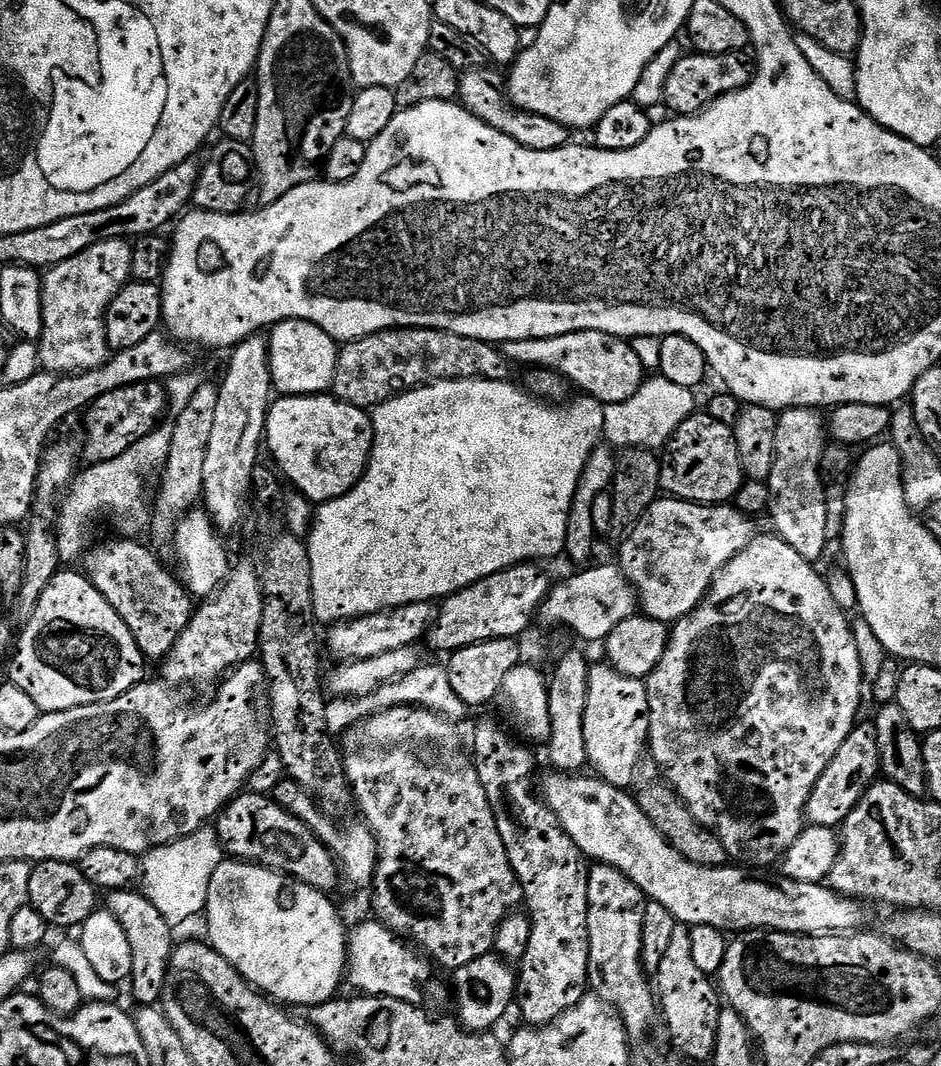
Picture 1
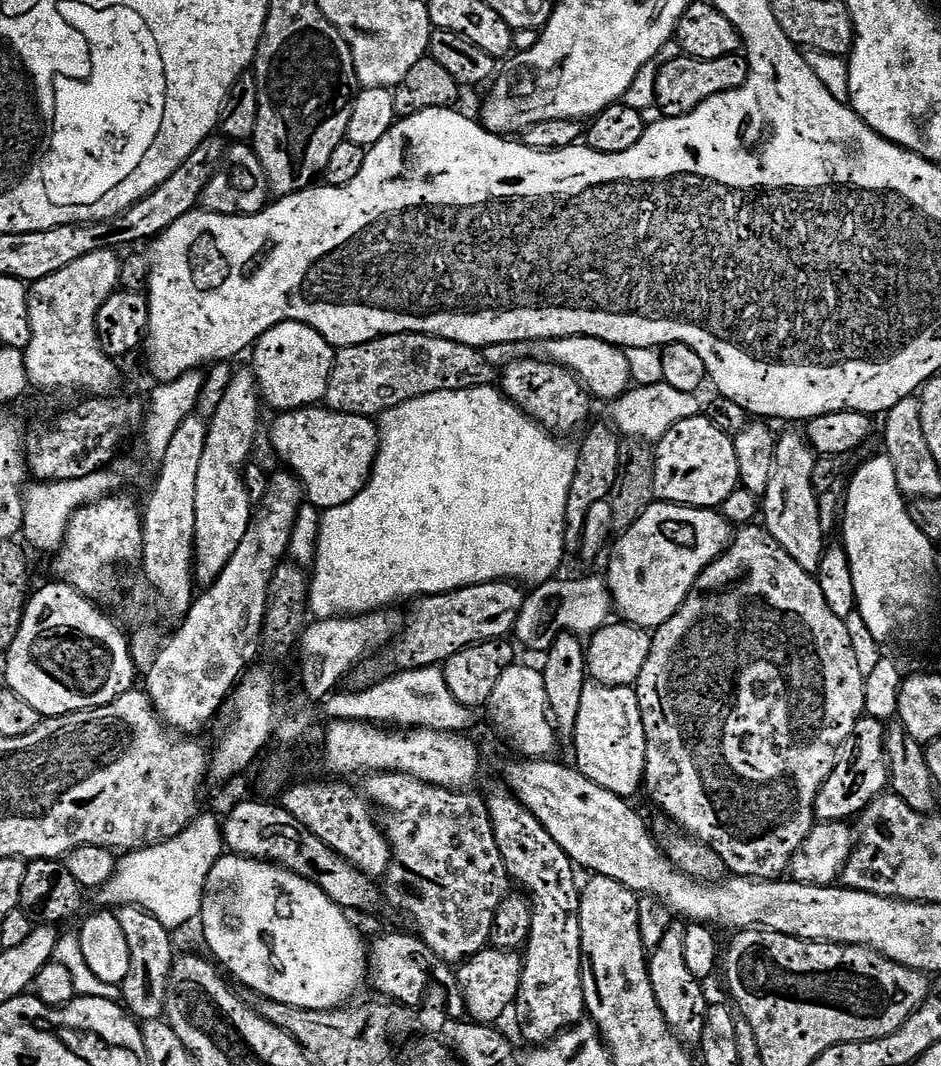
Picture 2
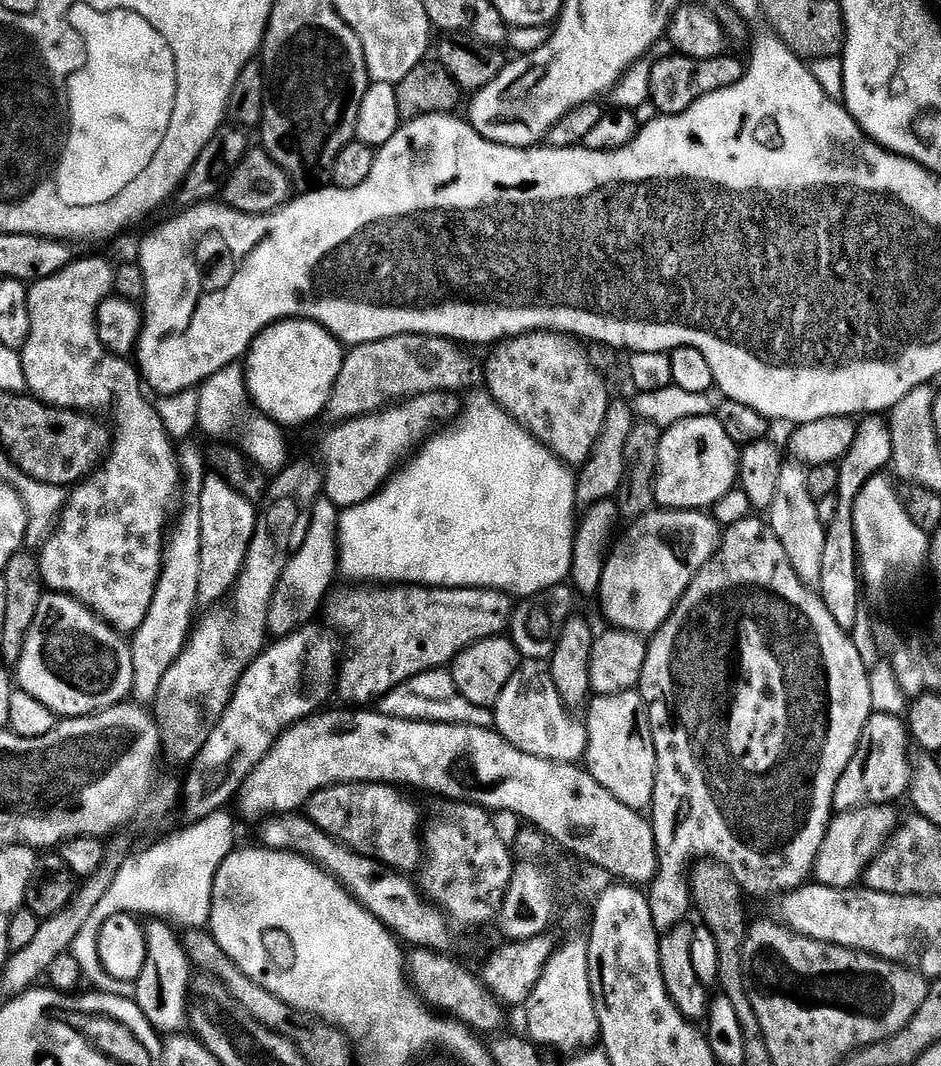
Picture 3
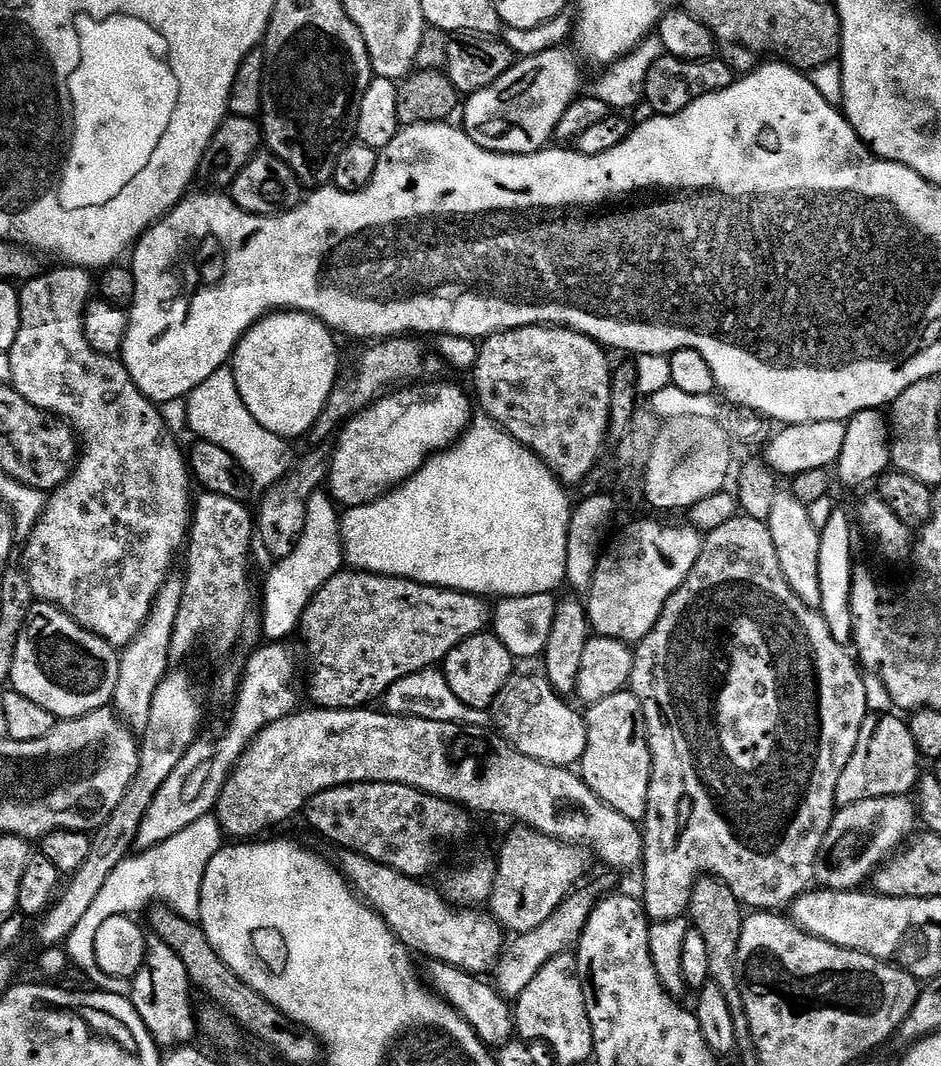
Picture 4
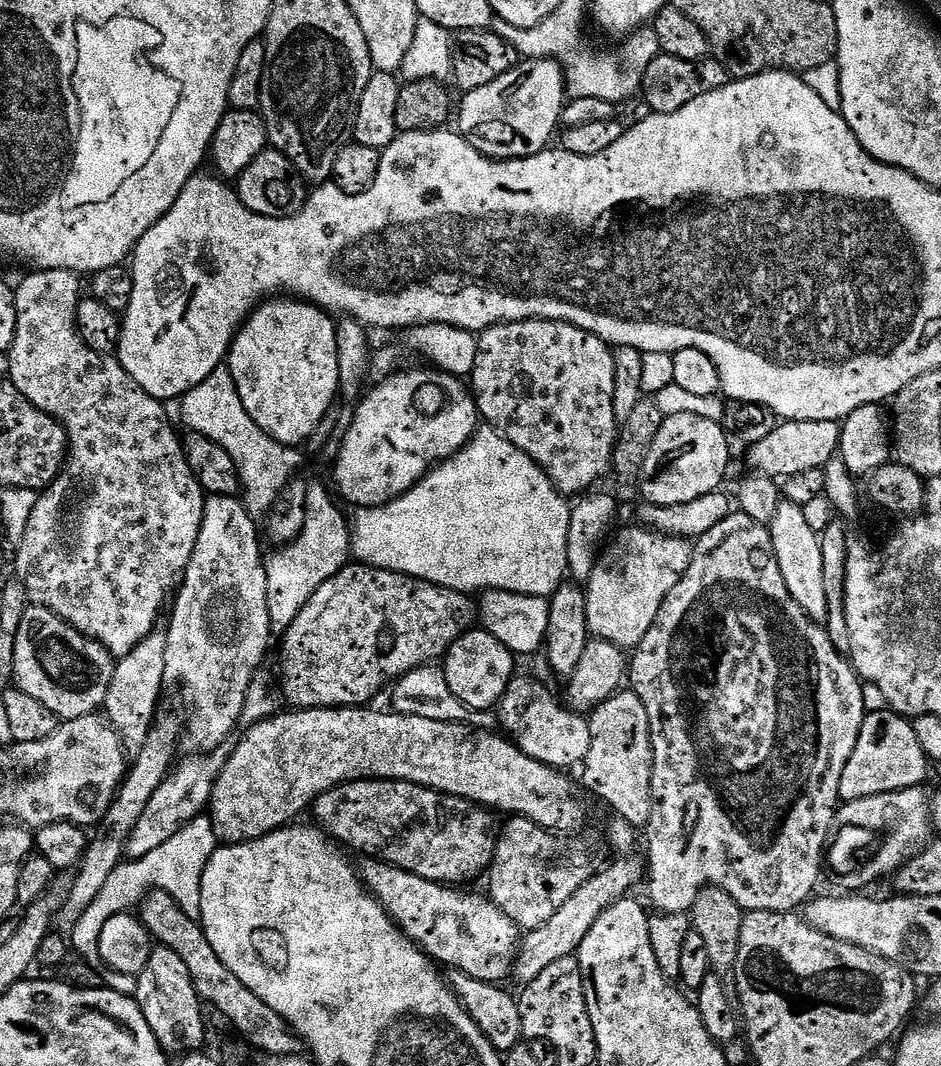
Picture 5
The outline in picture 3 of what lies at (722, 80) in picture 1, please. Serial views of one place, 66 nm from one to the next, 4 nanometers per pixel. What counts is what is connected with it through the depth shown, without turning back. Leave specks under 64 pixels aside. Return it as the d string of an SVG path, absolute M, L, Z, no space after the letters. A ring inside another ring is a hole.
M679 54L664 56L655 61L648 79L648 100L662 116L677 116L686 111L694 102L706 98L706 94L714 94L718 90L726 90L734 86L746 71L745 61L736 56L725 54L718 58L686 58Z

